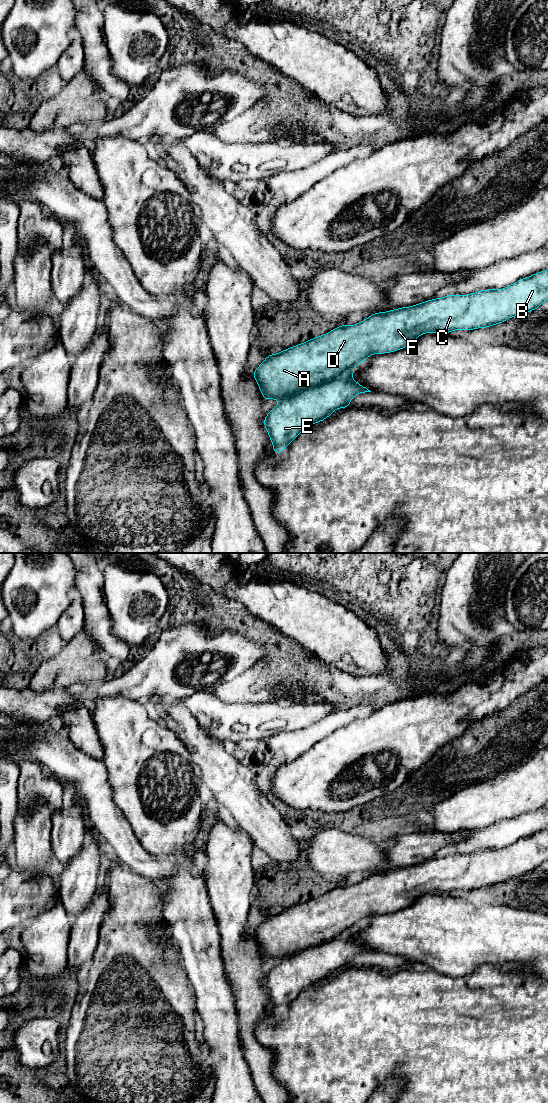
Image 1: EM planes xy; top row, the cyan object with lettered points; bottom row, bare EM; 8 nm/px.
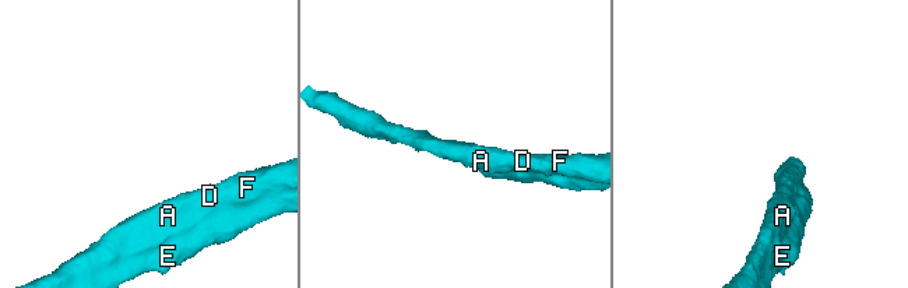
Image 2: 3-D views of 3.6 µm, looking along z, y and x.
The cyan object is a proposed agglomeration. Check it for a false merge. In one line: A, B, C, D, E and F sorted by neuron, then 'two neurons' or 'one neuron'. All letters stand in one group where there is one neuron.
groups A B C D E F; one neuron

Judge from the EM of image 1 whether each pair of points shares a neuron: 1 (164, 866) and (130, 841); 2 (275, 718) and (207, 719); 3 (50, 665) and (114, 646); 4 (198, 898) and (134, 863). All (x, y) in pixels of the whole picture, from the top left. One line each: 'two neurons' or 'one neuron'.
1: one neuron
2: one neuron
3: two neurons
4: two neurons

